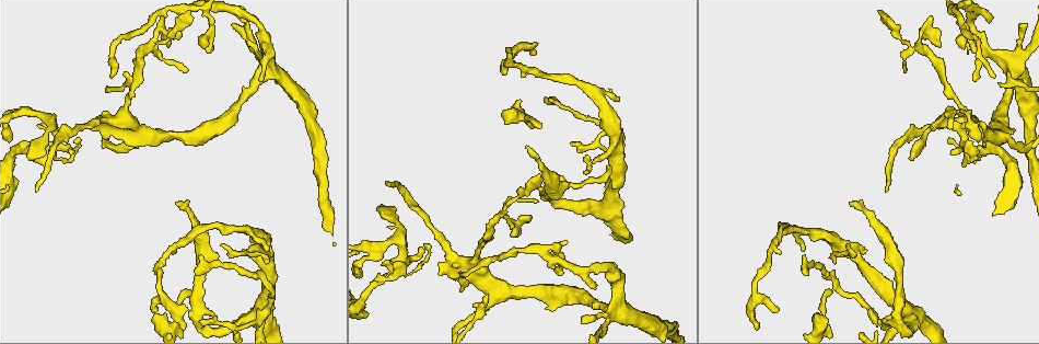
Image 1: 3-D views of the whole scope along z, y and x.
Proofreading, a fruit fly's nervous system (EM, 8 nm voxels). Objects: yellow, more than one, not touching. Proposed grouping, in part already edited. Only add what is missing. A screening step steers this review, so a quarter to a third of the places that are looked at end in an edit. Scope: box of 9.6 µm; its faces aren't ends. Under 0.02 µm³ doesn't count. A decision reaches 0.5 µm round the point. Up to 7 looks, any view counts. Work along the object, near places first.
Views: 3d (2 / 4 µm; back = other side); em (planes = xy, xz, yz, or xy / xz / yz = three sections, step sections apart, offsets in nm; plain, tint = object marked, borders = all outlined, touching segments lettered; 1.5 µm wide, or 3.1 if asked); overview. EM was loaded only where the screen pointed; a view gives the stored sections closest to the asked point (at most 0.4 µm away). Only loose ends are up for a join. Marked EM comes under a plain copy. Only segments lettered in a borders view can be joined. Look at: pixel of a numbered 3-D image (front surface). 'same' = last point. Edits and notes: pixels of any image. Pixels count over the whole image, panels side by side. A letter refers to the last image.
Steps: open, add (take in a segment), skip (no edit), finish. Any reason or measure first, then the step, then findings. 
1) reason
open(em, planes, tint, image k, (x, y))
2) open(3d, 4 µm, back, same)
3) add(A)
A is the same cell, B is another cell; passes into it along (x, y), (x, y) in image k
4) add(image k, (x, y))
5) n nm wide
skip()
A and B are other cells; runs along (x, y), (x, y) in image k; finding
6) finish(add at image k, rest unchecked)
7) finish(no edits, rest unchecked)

tapers out
open(em, xy, step 8, borders, image 1, (178, 203))

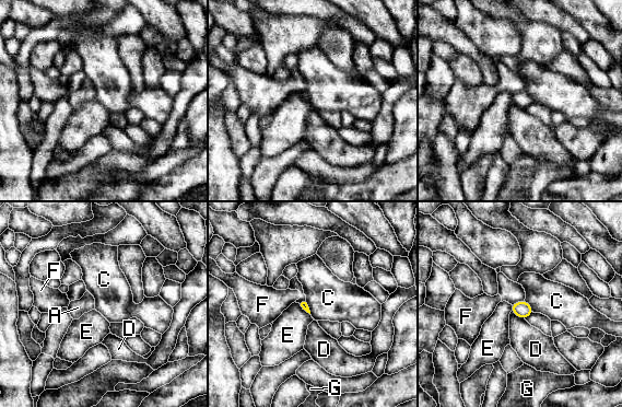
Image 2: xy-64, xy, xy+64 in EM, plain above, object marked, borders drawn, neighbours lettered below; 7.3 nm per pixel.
skip()
A, C, D, E, F and G are other cells; border along (512, 310), (524, 318) in image 2; no lettered segment goes on from it

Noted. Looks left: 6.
branch stops here
open(3d, 2 µm, image 1, (112, 75))

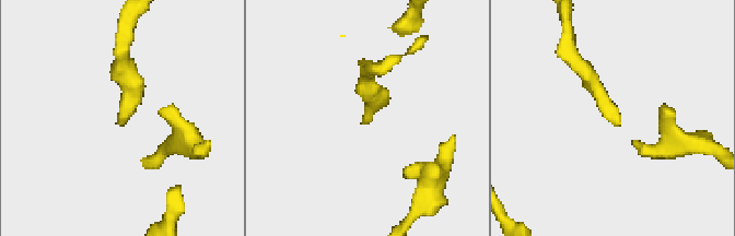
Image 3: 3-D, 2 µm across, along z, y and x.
now the EM
open(em, planes, tint, image 3, (618, 121))

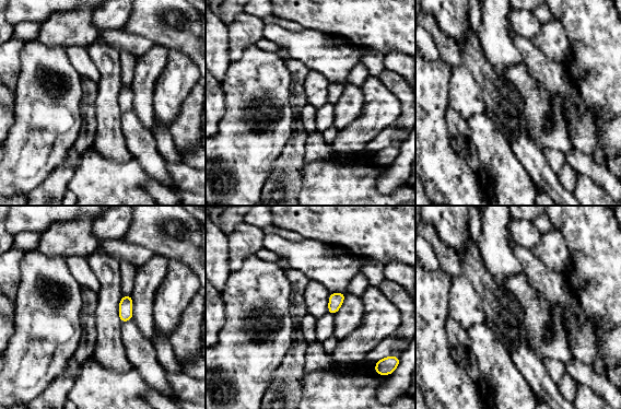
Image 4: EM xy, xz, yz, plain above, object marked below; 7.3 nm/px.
open(em, planes, borders, same)

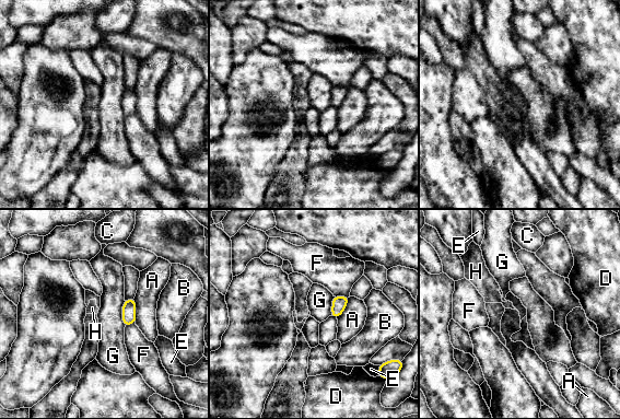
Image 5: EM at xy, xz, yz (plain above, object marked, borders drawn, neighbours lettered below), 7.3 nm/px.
100 nm wide
skip()
A, B, C, D, E, F, G and H are other cells; border along (133, 298), (136, 322) in image 5; no lettered segment goes on from it

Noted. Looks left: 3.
free end
open(3d, 4 µm, image 1, (1026, 24))

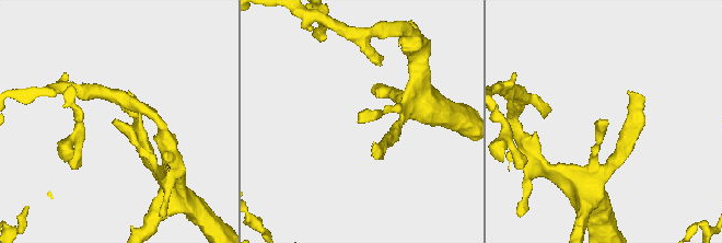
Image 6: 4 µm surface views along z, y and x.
now the EM
open(em, planes, borders, image 6, (360, 123))

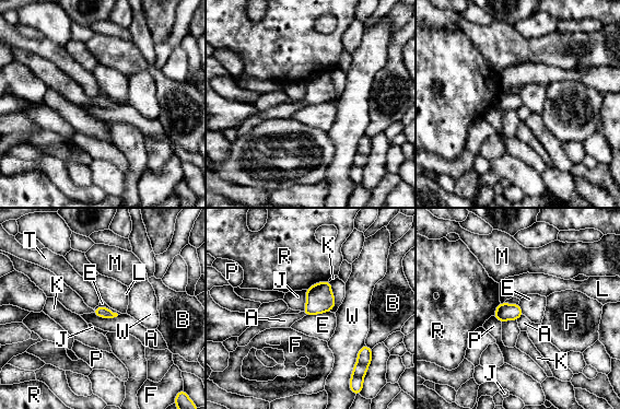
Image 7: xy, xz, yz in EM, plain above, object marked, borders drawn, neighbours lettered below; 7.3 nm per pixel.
skip()
A, B, E, F, J, K, L, M, P, R, T and W are other cells; border along (93, 312), (102, 317), (118, 315) in image 7; none of them fits

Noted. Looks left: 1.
finish(no edits, rest unchecked)

